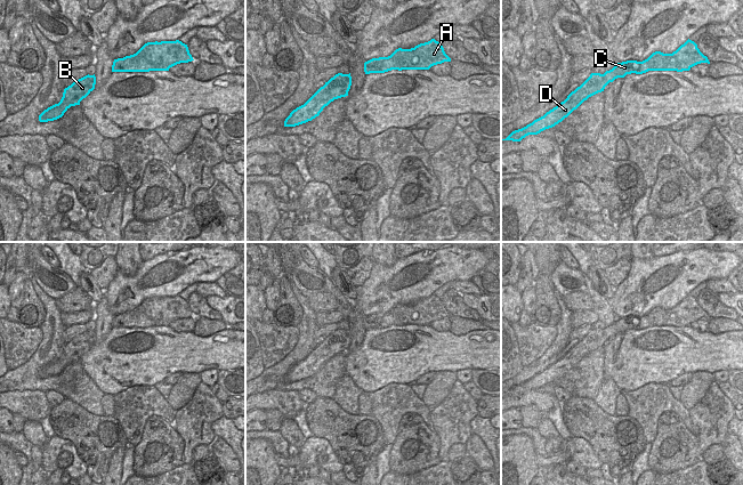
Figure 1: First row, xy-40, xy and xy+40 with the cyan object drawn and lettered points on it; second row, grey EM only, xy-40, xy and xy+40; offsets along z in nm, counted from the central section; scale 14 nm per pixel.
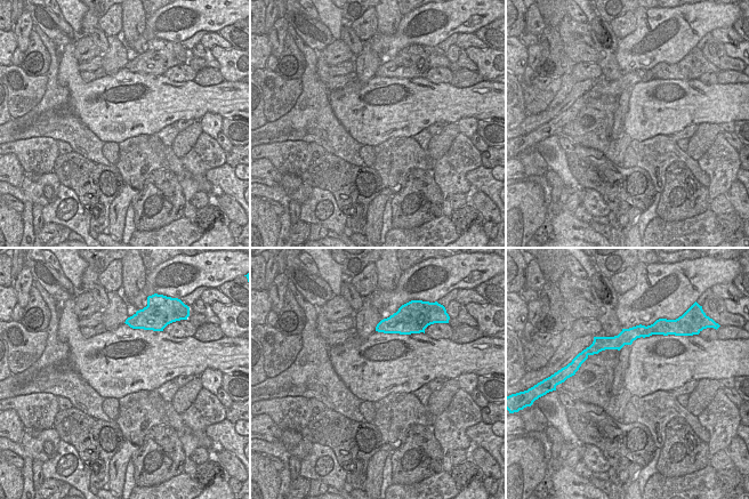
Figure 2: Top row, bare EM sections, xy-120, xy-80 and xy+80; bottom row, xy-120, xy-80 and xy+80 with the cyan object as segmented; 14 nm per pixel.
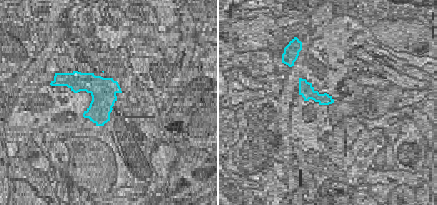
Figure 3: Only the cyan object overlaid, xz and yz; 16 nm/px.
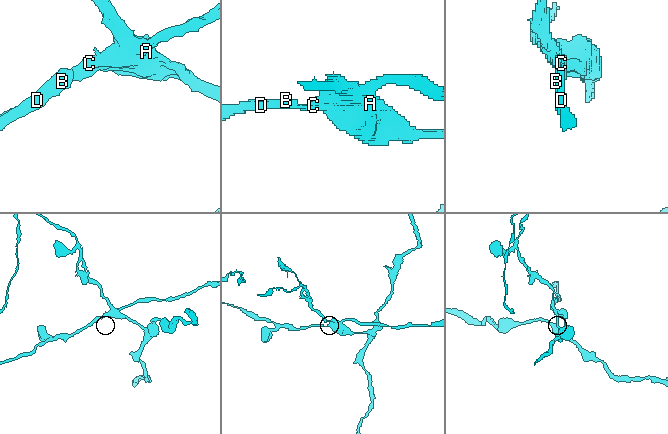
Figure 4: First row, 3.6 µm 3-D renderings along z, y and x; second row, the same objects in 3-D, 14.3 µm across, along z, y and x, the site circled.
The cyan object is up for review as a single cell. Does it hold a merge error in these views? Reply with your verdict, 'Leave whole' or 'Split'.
Split

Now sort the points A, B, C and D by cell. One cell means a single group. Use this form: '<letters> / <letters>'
A / B C D

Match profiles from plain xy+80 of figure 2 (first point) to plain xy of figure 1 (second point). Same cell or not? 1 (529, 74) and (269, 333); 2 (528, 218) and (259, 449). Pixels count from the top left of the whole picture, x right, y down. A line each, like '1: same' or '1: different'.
1: different
2: same

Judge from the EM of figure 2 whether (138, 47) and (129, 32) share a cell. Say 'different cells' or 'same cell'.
different cells

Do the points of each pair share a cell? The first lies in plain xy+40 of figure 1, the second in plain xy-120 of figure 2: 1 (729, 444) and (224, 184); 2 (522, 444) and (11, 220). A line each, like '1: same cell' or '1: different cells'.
1: different cells
2: same cell

